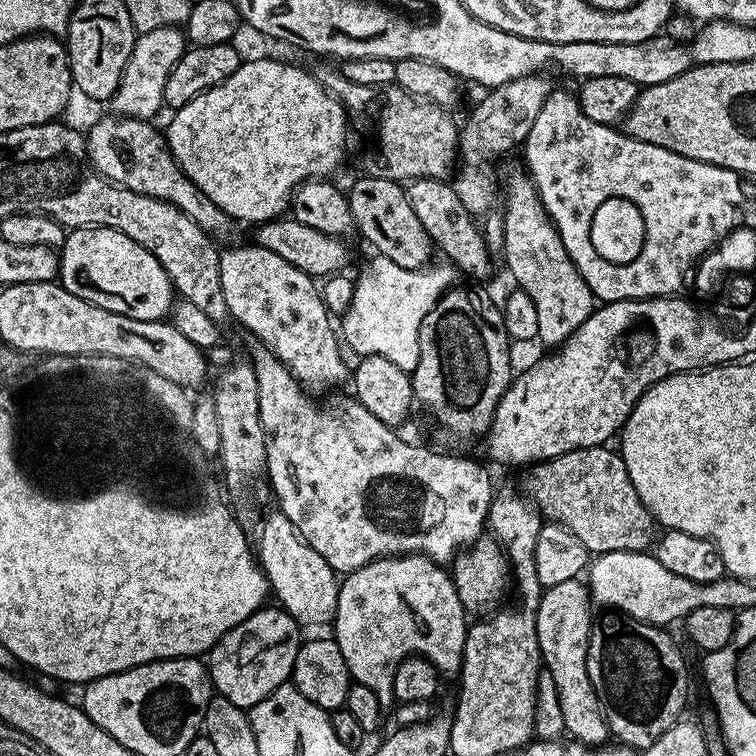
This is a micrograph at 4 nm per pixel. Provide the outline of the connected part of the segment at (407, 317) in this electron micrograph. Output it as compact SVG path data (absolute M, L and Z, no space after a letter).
M373 255L364 273L354 280L353 300L342 315L343 343L356 351L357 357L379 354L390 358L402 371L409 374L418 366L418 334L426 314L445 292L453 287L457 269L448 262L429 263L420 269L406 269L389 258Z

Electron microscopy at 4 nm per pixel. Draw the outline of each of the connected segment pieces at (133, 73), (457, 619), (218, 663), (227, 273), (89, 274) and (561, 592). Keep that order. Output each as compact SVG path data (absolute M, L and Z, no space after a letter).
M179 27L150 30L149 33L137 35L130 62L126 62L126 70L122 74L122 82L110 101L111 111L118 116L151 121L152 115L165 107L166 78L170 78L170 70L174 70L185 50L186 36Z
M382 556L379 560L370 562L358 570L347 573L339 581L337 592L337 610L334 619L334 627L336 626L334 639L336 645L338 646L338 650L342 650L342 658L346 658L346 666L348 667L349 674L352 675L353 681L362 686L370 686L370 690L374 690L374 694L378 694L378 702L380 704L388 706L393 703L394 670L404 661L405 656L425 656L441 673L459 673L460 663L464 660L464 639L466 638L470 624L469 621L464 621L466 613L462 602L458 598L458 590L454 586L451 575L441 565L435 564L429 556Z
M266 606L244 623L234 626L208 654L206 667L213 689L234 706L250 710L278 685L291 679L294 660L302 643L301 626L281 607Z
M239 244L225 247L219 258L219 273L222 277L222 298L226 298L229 317L237 320L250 335L259 343L265 344L277 358L290 370L290 374L309 393L327 393L336 390L340 383L347 381L350 376L350 364L344 361L340 353L342 340L332 329L330 313L321 289L313 277L307 276L304 271L291 266L274 251L266 250L255 244L249 246L238 246Z
M73 228L65 235L64 243L59 249L60 275L59 283L63 284L70 294L90 302L94 306L102 306L102 310L110 310L114 314L126 314L126 318L139 320L164 320L172 311L174 289L166 270L162 270L162 262L150 254L134 238L126 238L113 228Z
M579 579L558 582L558 586L543 589L536 611L536 629L543 667L550 678L554 678L554 686L558 689L565 733L573 740L599 746L609 739L610 733L604 707L590 682L590 670L586 666L588 639L594 623L592 608L594 601L588 595L587 583Z

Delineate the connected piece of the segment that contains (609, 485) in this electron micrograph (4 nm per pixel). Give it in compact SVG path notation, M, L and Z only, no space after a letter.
M611 447L579 448L553 460L541 460L531 469L532 492L530 499L540 510L541 517L553 524L561 524L570 530L586 546L589 554L602 552L648 552L658 536L658 525L650 514L648 507L638 498L630 474L626 474L626 462L619 451Z

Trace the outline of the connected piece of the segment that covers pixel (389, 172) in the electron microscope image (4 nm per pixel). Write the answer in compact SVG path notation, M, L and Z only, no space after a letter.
M332 68L315 69L314 75L330 95L336 97L349 113L364 112L376 96L380 96L380 113L376 116L376 149L368 160L367 175L399 182L416 179L444 180L458 164L460 128L452 121L453 113L439 108L426 100L417 100L396 83L391 83L377 92L358 82L350 82L343 71Z

